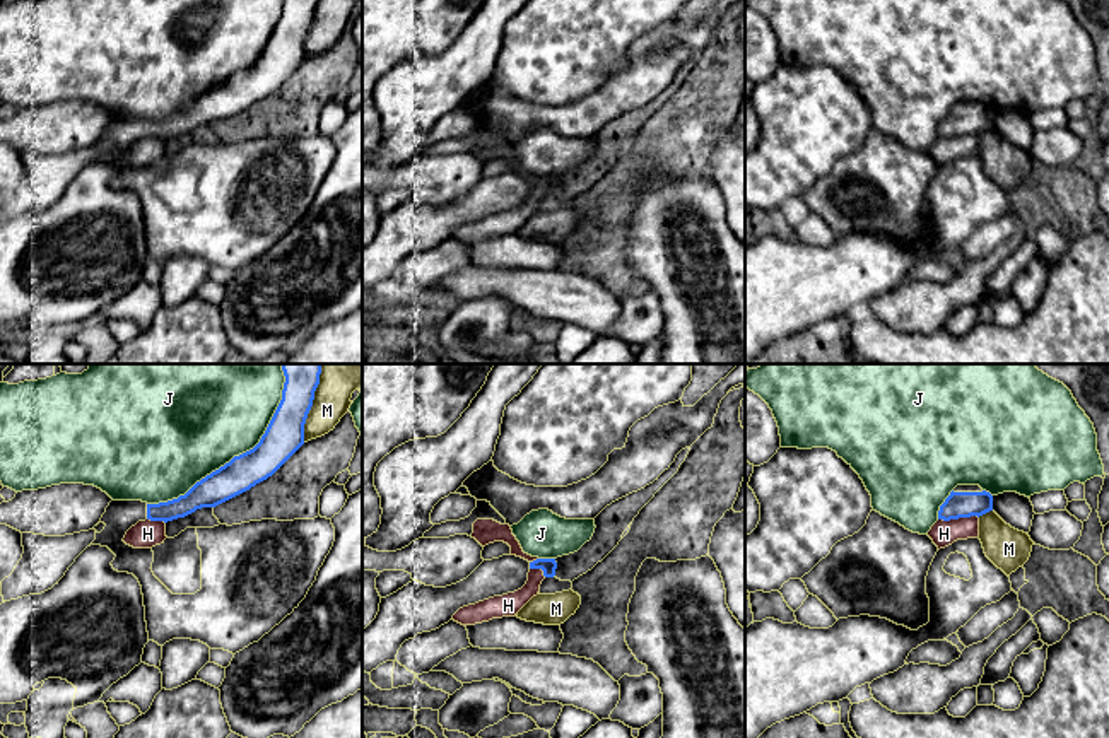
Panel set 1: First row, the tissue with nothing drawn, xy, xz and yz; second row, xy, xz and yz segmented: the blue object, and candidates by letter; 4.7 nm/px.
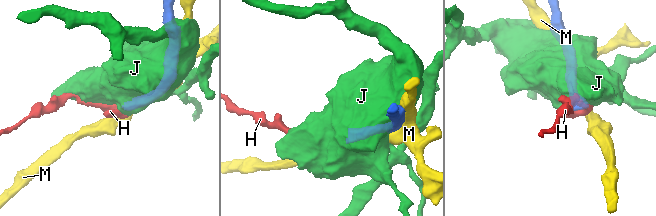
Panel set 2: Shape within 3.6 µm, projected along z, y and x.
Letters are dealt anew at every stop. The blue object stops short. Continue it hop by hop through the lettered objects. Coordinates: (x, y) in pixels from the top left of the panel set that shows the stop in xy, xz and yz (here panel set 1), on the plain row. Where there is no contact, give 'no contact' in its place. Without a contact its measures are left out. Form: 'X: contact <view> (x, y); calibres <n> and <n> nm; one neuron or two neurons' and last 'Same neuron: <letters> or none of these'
H: contact yz (957, 135); calibres 130 and 120 nm; two neurons
J: contact xy (231, 77); calibres 170 and 460 nm; two neurons
M: contact xy (308, 29); calibres 180 and 180 nm; two neurons
Same neuron: none of these

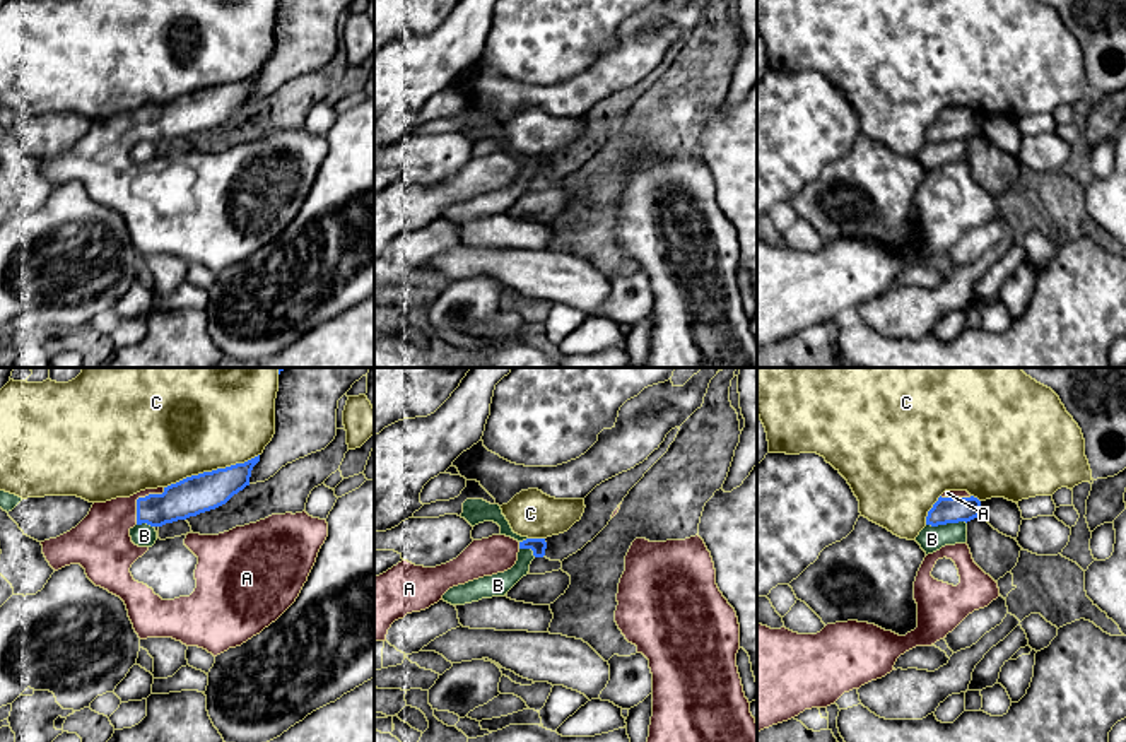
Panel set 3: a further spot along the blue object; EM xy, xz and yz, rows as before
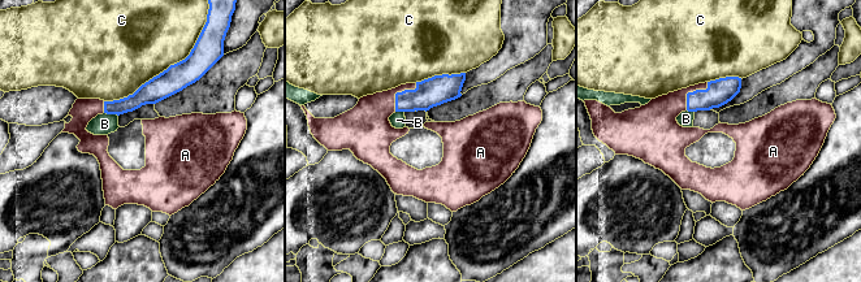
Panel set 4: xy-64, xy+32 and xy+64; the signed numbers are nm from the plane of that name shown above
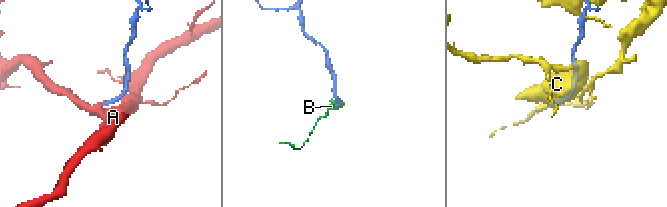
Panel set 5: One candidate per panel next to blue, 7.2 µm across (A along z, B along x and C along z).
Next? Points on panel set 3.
A: contact xy (139, 115); calibres 180 and 260 nm; one neuron
B: contact yz (945, 141); calibres 130 and 120 nm; two neurons
C: contact xy (212, 88); calibres 180 and 440 nm; two neurons
Same neuron: A

